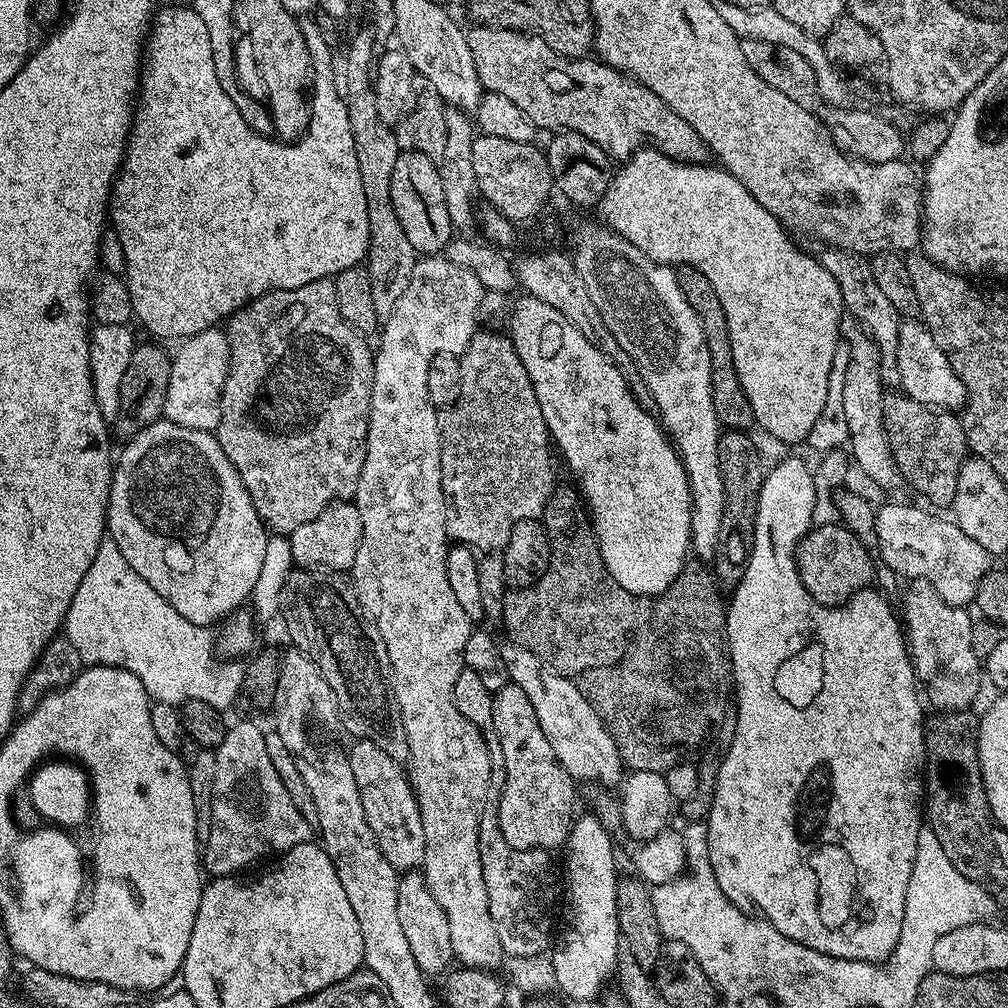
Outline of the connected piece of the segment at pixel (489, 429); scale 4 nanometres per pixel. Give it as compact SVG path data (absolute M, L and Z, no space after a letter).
M477 330L472 335L472 341L465 346L460 356L462 366L462 394L458 394L458 402L454 402L448 408L439 409L440 417L440 481L442 482L442 494L444 506L448 509L448 535L453 541L467 544L473 550L502 550L512 536L515 528L521 527L525 522L532 522L535 518L543 517L546 502L554 491L552 484L552 456L548 453L550 437L548 423L544 420L542 406L536 397L534 386L530 382L530 374L526 374L526 366L522 366L522 358L518 358L516 348L507 335L500 330Z

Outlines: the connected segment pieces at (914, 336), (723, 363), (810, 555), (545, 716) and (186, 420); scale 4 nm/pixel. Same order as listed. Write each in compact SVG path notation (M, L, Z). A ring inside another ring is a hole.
M916 320L903 321L896 332L896 368L901 389L919 404L937 410L960 410L968 403L968 391L958 374L950 366L946 354L934 342L928 328Z
M682 264L675 269L675 273L678 286L686 302L690 302L694 314L700 319L702 334L706 338L706 346L710 354L710 386L712 387L714 414L725 429L751 429L756 424L756 419L754 410L750 406L750 398L746 398L746 390L742 390L742 382L738 382L738 370L734 366L734 350L730 342L726 310L722 310L722 302L718 302L718 294L714 294L714 286L710 286L710 278L706 278L702 270Z
M843 523L818 524L809 527L808 533L800 539L796 548L796 569L800 571L802 582L812 597L826 607L834 608L845 604L854 593L873 583L873 553Z
M511 642L501 647L500 657L504 660L509 681L519 686L526 698L530 698L530 706L534 706L542 734L546 734L546 742L554 746L560 765L577 781L601 780L604 784L619 785L626 775L621 749L615 735L606 727L604 717L582 694L579 683L542 666L533 652L517 648Z
M219 327L207 328L204 332L187 337L180 346L172 356L163 419L178 426L212 432L220 421L220 395L224 392L224 379L228 376L230 350L227 335Z

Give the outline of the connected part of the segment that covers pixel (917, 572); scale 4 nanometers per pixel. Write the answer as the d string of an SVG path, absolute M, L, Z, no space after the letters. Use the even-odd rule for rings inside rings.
M886 504L877 509L876 532L876 546L882 556L881 563L890 567L897 575L904 578L906 576L905 579L908 580L928 580L930 586L934 586L934 590L938 590L938 594L942 594L942 598L946 598L946 602L956 608L963 608L975 601L978 582L982 582L982 578L990 570L990 557L974 538L970 538L970 534L956 525L955 519L943 520L940 516L931 516L924 509L908 504Z

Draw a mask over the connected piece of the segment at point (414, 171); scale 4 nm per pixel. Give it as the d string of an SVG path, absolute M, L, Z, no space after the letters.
M401 151L398 162L394 162L394 178L390 178L390 202L394 202L394 214L398 214L398 222L402 222L402 230L406 230L406 238L410 238L410 246L414 246L417 254L434 256L443 253L454 237L454 225L446 206L446 190L442 190L437 161L426 158L426 154Z

